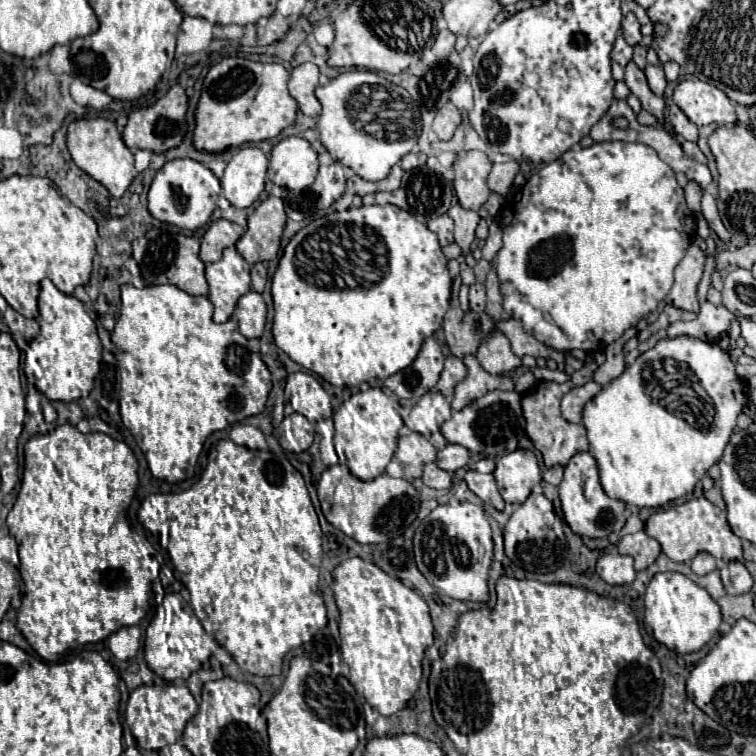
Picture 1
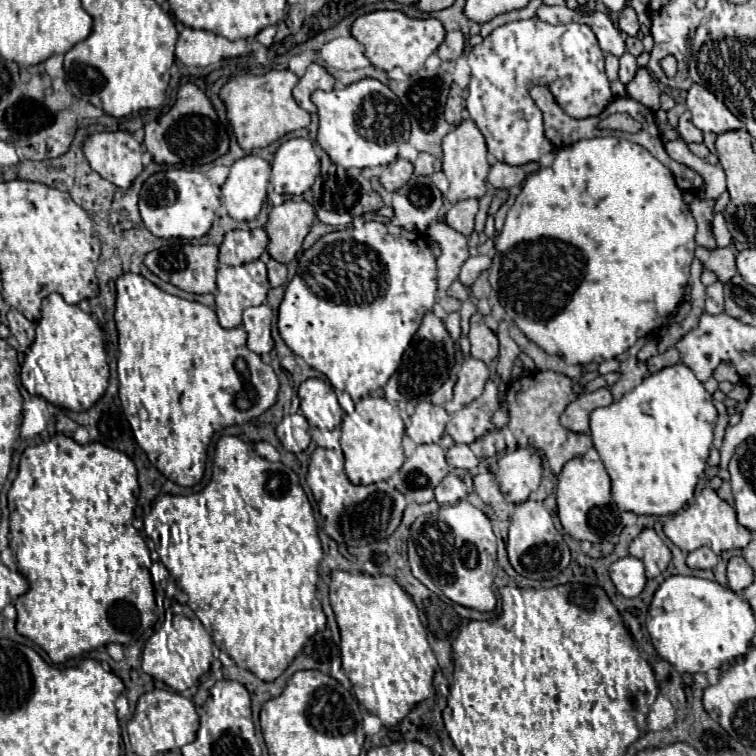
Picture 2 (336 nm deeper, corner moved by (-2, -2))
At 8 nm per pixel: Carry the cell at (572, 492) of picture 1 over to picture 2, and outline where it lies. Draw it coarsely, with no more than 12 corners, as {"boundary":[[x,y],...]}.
{"boundary":[[570,459],[558,517],[576,541],[618,533],[620,511],[600,461]]}

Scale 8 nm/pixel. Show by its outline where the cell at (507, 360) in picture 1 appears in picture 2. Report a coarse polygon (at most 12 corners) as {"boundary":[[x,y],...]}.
{"boundary":[[480,313],[470,319],[470,353],[490,365],[498,337]]}

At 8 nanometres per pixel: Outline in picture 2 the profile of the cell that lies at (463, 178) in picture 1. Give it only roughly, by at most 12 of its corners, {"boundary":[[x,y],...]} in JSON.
{"boundary":[[472,119],[442,141],[446,199],[482,199],[490,163]]}

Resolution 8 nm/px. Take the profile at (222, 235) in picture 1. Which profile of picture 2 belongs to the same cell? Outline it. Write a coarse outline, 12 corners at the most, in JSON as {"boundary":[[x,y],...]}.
{"boundary":[[234,229],[224,235],[218,261],[256,261],[268,245],[264,229]]}

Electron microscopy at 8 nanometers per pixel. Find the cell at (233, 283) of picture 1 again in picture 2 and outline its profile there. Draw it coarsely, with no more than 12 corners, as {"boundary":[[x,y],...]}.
{"boundary":[[256,259],[218,267],[215,312],[224,329],[242,323],[246,307],[270,289]]}

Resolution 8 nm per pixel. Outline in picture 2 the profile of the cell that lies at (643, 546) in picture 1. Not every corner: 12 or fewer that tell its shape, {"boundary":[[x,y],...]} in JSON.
{"boundary":[[644,529],[630,555],[646,567],[646,577],[660,575],[672,553],[654,529]]}

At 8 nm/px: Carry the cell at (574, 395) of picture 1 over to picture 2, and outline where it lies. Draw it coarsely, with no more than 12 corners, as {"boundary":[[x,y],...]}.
{"boundary":[[608,389],[578,395],[562,413],[560,423],[588,433],[594,409],[612,403]]}

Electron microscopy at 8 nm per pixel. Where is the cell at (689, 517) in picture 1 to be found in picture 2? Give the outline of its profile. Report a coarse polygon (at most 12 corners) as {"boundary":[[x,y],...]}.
{"boundary":[[708,487],[664,523],[686,553],[744,549],[752,533]]}

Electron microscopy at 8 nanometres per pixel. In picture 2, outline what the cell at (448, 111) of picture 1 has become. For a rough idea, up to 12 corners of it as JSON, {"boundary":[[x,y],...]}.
{"boundary":[[464,93],[452,97],[446,103],[444,117],[450,125],[462,121]]}

